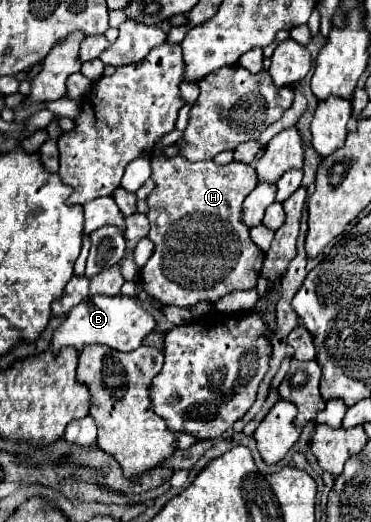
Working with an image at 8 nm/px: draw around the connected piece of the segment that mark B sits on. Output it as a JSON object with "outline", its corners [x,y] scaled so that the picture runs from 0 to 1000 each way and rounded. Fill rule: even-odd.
{"outline":[[[240,567],[213,586],[202,586],[175,617],[148,632],[137,674],[154,678],[175,663],[202,663],[208,670],[224,670],[240,659],[278,659],[321,674],[353,674],[380,663],[385,648],[418,632],[423,617],[418,609],[369,579],[358,567]]]}

